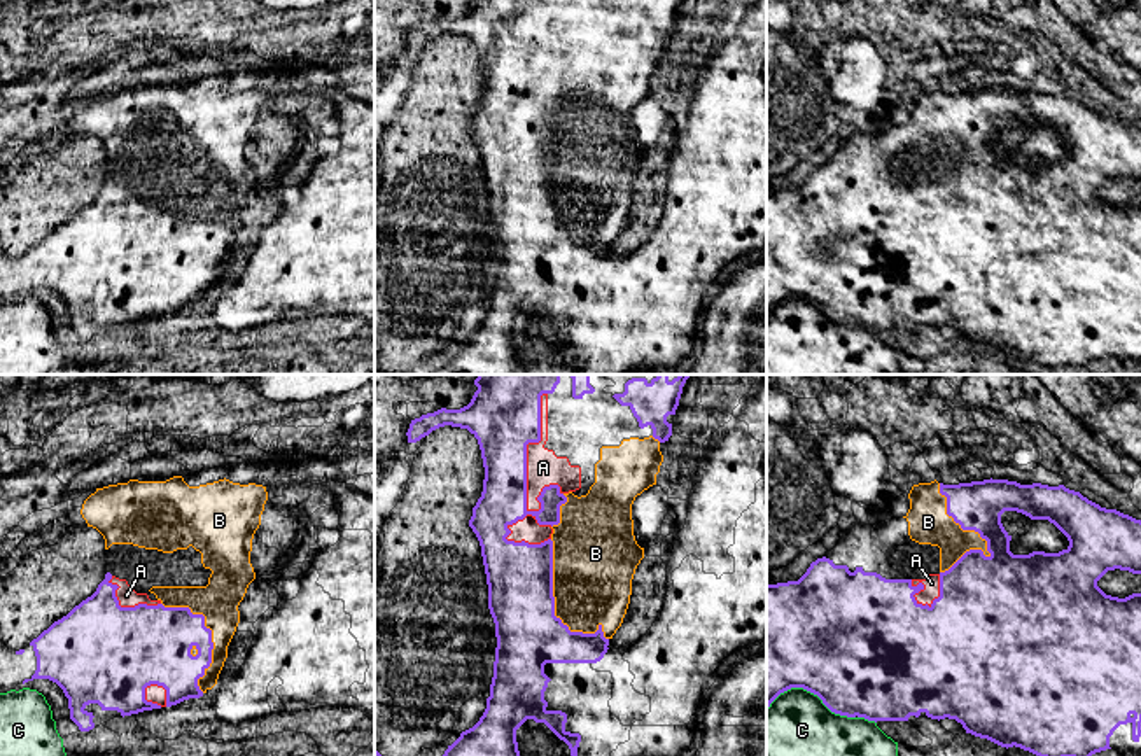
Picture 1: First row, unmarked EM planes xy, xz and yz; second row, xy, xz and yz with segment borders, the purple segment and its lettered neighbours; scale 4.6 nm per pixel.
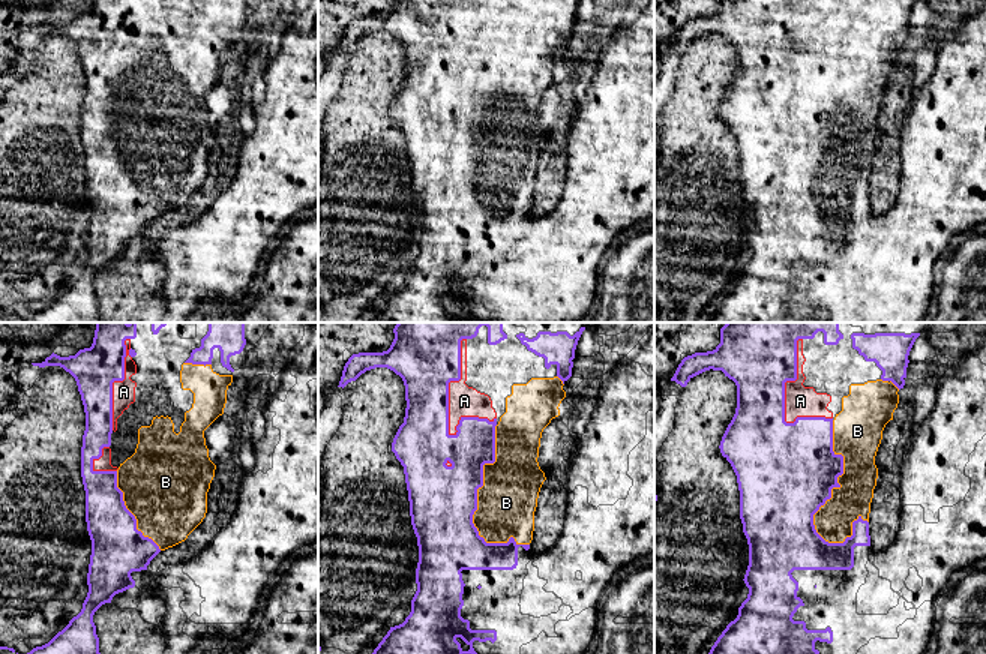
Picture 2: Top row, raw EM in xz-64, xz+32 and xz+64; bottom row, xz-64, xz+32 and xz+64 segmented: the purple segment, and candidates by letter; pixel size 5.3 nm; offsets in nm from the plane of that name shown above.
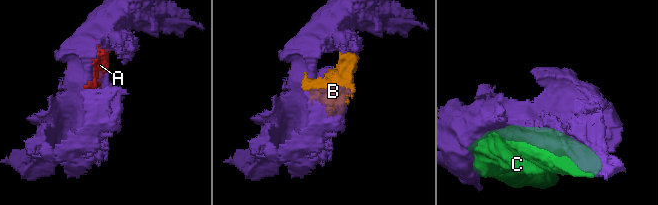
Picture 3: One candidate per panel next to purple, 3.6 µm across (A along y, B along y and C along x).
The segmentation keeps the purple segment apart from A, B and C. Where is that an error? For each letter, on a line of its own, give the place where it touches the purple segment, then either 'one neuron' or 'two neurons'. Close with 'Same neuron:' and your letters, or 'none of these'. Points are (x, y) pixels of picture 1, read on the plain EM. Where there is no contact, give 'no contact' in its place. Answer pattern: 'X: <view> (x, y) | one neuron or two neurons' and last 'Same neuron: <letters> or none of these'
A: xz (525, 76) | one neuron
B: xz (553, 212) | one neuron
C: yz (811, 300) | two neurons
Same neuron: A, B

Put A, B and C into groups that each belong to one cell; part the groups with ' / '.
A B / C

